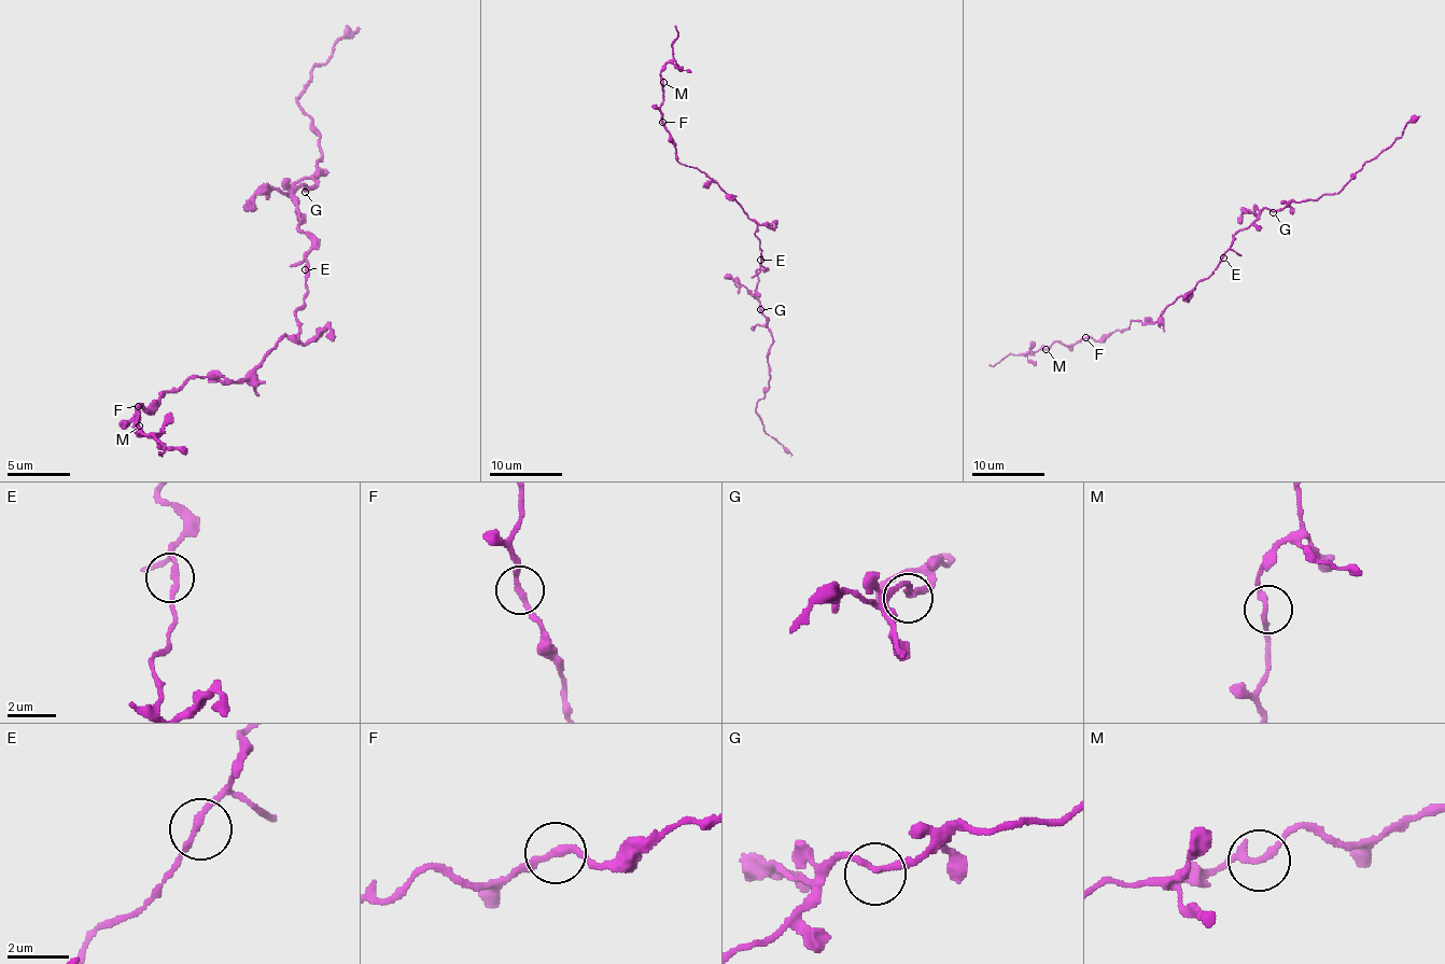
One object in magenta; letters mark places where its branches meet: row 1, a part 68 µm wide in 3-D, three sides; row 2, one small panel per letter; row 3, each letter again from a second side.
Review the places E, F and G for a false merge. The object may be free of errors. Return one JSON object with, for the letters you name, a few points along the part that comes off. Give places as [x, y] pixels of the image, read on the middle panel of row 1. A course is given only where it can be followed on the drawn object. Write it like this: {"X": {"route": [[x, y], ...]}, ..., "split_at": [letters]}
{"split_at": []}

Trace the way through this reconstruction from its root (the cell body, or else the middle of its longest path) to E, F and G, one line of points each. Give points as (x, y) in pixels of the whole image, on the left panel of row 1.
E: (305, 297), (308, 295), (305, 269)
F: (305, 297), (295, 313), (298, 332), (285, 335), (246, 379), (192, 376), (149, 410), (139, 407)
G: (305, 297), (305, 257), (310, 241), (298, 229), (302, 217), (295, 195), (302, 185), (305, 192)

